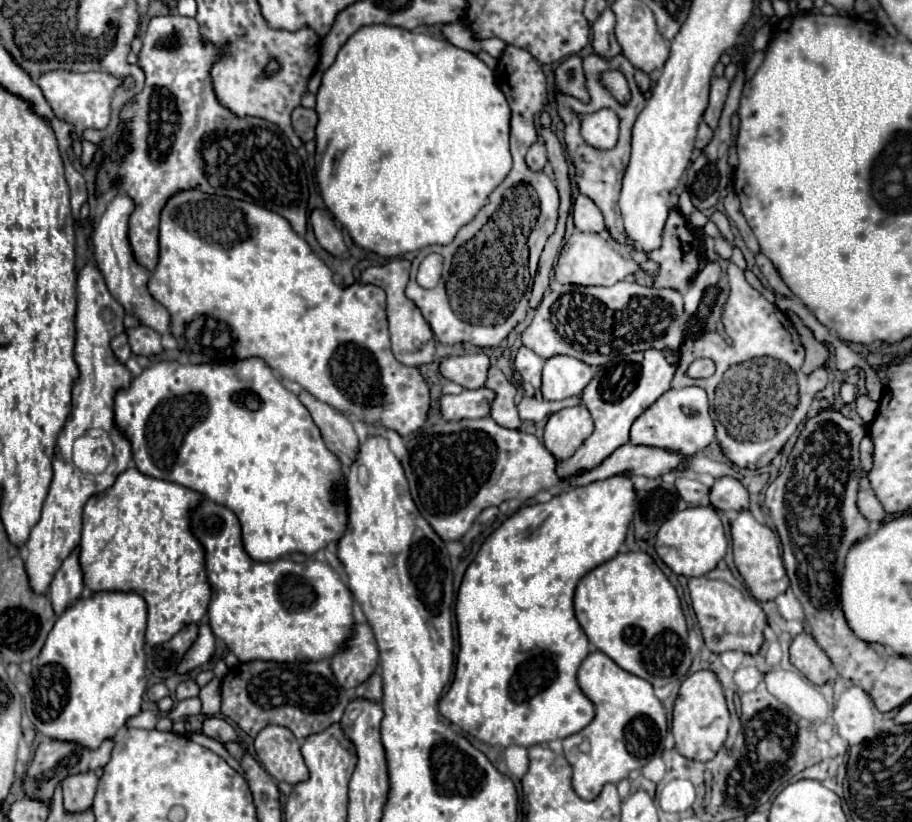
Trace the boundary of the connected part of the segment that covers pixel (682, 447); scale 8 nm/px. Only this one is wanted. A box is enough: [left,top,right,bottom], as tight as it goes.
[630,387,714,457]

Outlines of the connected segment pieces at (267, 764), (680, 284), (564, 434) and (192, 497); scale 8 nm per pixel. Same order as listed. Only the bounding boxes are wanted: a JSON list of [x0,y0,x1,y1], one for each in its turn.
[[254,725,308,785],[646,207,700,293],[544,405,594,461],[80,467,210,645]]

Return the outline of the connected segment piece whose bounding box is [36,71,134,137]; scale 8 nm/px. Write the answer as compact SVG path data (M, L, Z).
M52 71L44 73L36 85L42 89L46 101L52 105L54 115L70 125L74 125L76 135L82 137L84 129L104 129L110 121L110 101L114 97L114 91L118 87L134 87L132 77L114 77L110 73L102 71L90 71L90 73L68 73L68 71Z

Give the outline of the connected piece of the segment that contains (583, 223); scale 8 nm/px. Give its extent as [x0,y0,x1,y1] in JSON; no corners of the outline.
[572,195,604,233]

